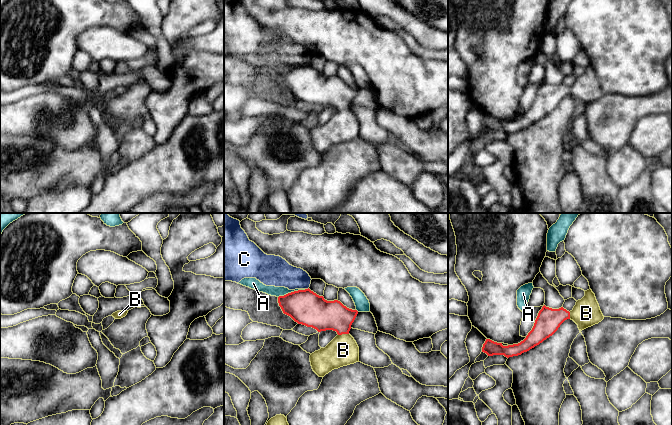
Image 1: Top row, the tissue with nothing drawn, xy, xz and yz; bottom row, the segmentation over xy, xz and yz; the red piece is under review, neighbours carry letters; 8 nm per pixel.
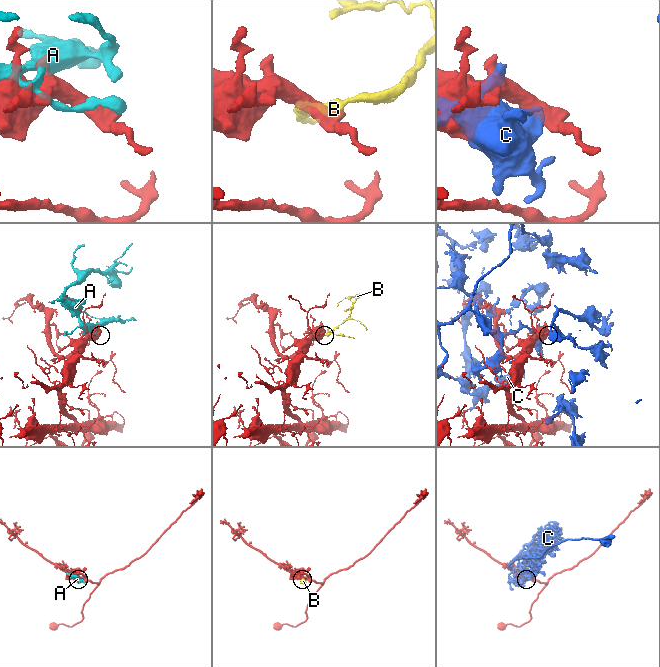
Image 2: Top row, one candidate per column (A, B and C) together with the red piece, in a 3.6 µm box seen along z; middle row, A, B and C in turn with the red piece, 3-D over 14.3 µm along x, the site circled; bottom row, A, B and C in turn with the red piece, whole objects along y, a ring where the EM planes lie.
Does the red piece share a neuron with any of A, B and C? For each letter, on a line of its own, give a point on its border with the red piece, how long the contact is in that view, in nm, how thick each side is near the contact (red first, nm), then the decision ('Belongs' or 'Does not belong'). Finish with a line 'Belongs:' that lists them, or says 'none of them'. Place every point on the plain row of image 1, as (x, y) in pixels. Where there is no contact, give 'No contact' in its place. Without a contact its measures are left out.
A: Touches red at xz (291, 68). Shared border 240 nm. Thickness 280 nm (red) against 80 nm. Does not belong
B: Touches red at xz (343, 109). Shared border 90 nm. Thickness 260 nm (red) against 240 nm. Belongs
C: Touches red at xz (306, 65). Shared border 40 nm. Thickness 280 nm (red) against 220 nm. Does not belong
Belongs: B

